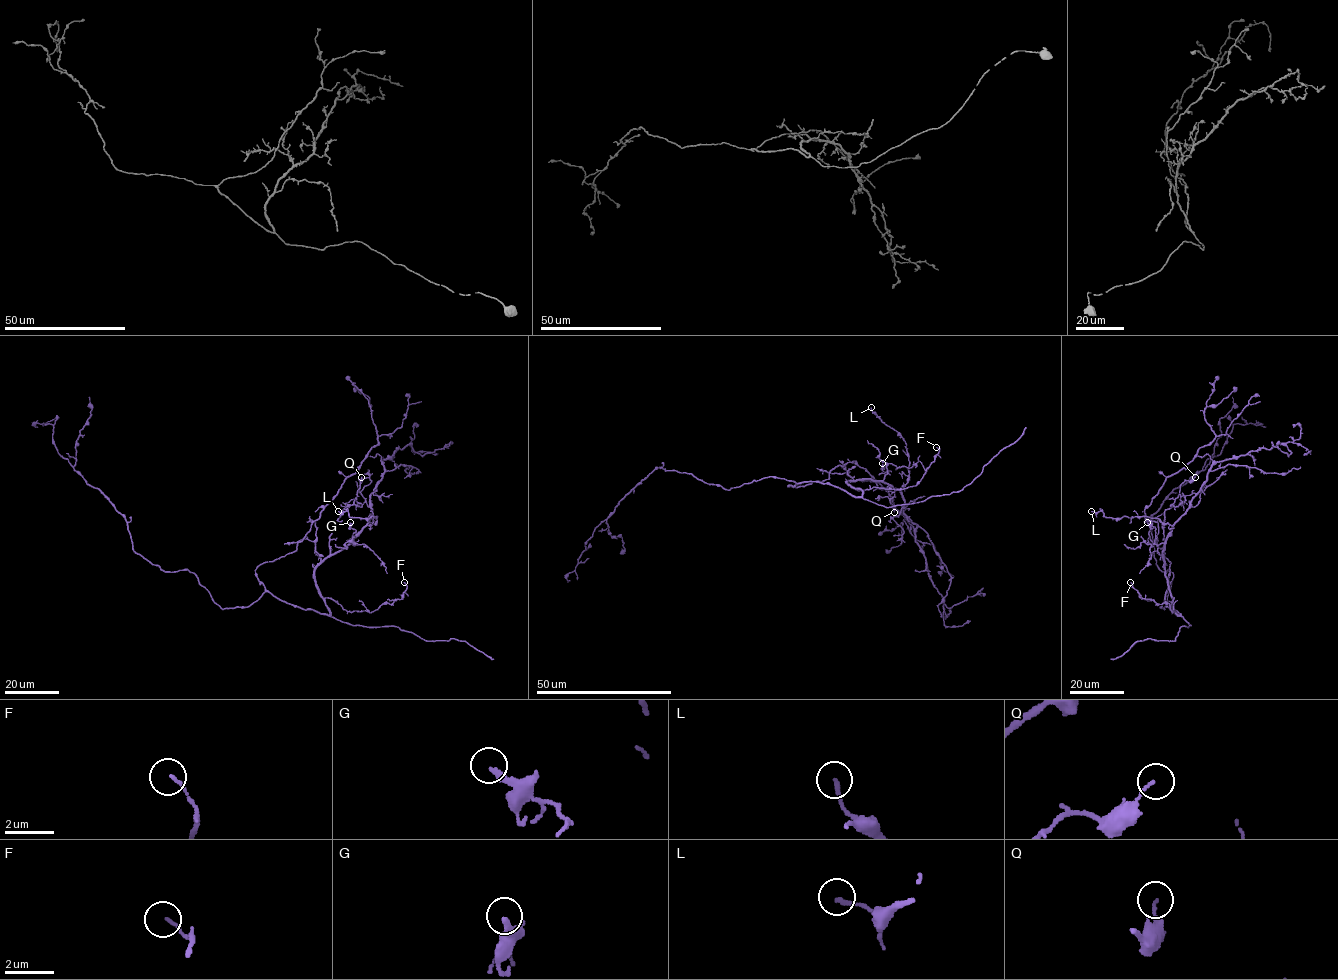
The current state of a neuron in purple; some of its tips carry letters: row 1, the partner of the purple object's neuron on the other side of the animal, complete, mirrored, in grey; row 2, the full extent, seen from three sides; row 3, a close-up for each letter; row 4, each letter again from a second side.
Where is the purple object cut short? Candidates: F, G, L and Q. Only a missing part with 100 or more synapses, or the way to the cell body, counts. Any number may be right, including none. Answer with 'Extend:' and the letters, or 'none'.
Extend: none

